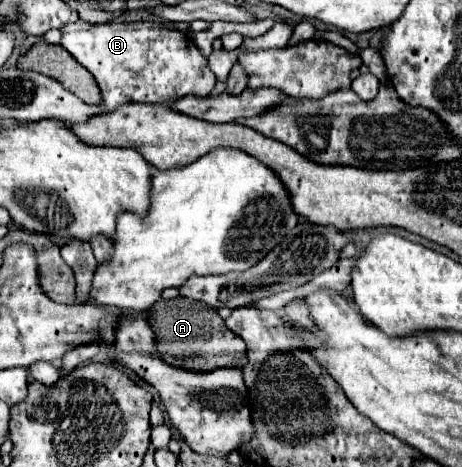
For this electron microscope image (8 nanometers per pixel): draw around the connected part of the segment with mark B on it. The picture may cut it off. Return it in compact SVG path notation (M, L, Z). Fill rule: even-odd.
M150 21L140 23L102 23L92 25L86 31L74 31L64 33L60 45L82 65L86 67L94 79L98 81L98 87L102 91L102 103L108 111L114 111L118 105L142 101L142 103L162 103L162 105L174 105L178 97L194 95L194 97L206 97L210 95L216 77L208 67L208 61L200 55L194 41L176 29L158 27Z

